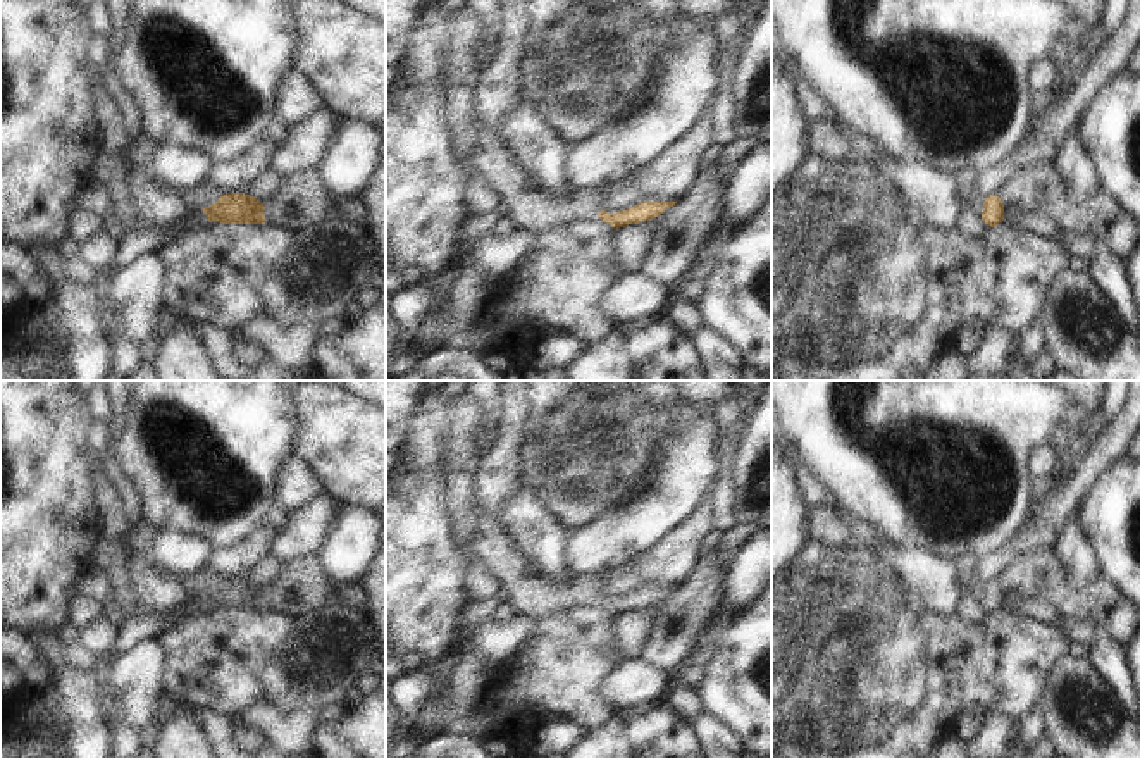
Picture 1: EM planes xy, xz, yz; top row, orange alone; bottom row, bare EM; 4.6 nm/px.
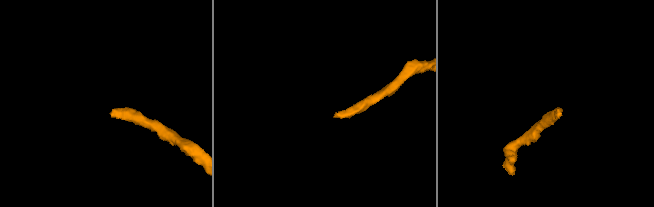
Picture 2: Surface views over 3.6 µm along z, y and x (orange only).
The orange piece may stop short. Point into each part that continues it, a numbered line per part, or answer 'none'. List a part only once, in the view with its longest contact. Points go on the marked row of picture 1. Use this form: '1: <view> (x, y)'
1: yz (973, 224)

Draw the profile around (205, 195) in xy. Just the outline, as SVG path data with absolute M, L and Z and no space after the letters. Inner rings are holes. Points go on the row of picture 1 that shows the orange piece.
M201 183L196 188L184 191L184 193L179 193L179 195L191 205L210 207L226 193L210 186L210 184Z

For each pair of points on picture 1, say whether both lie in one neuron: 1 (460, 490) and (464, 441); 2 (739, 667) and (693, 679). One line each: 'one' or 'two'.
1: one
2: two

